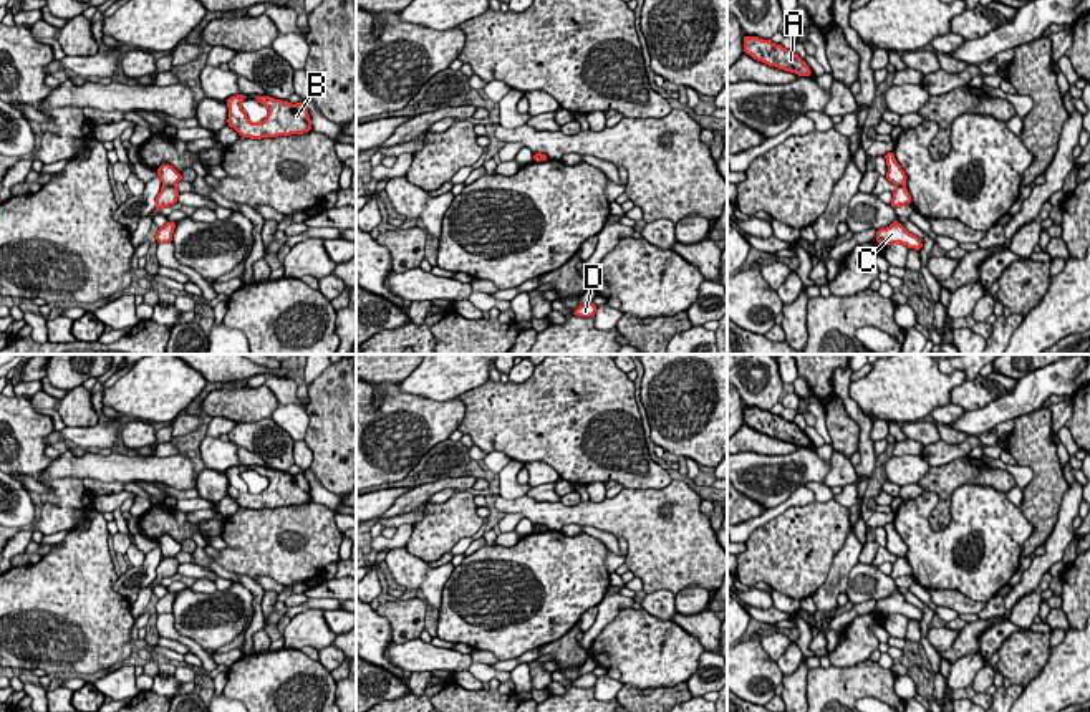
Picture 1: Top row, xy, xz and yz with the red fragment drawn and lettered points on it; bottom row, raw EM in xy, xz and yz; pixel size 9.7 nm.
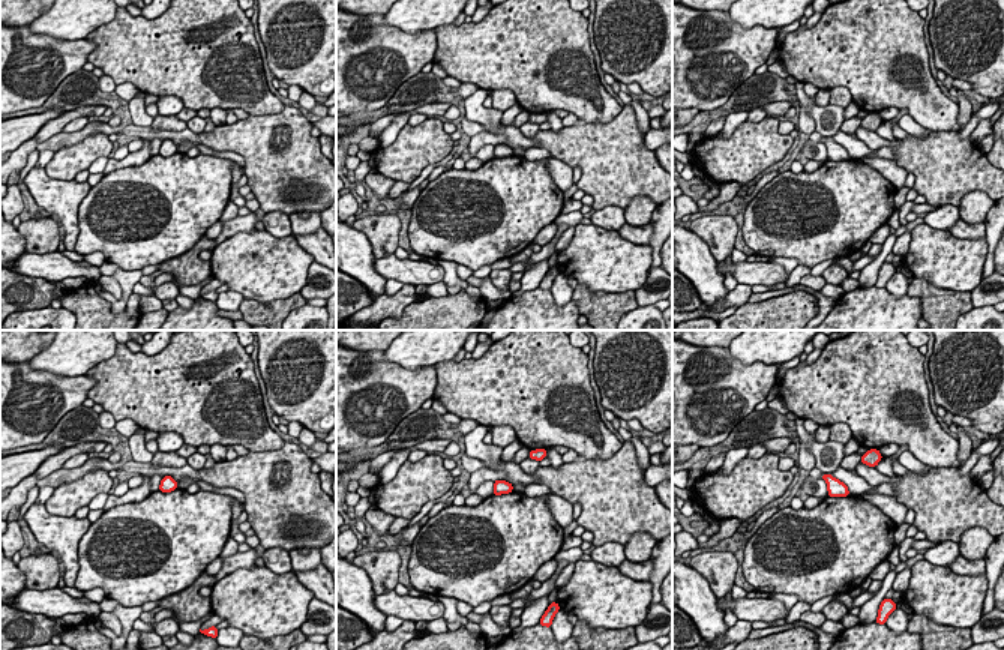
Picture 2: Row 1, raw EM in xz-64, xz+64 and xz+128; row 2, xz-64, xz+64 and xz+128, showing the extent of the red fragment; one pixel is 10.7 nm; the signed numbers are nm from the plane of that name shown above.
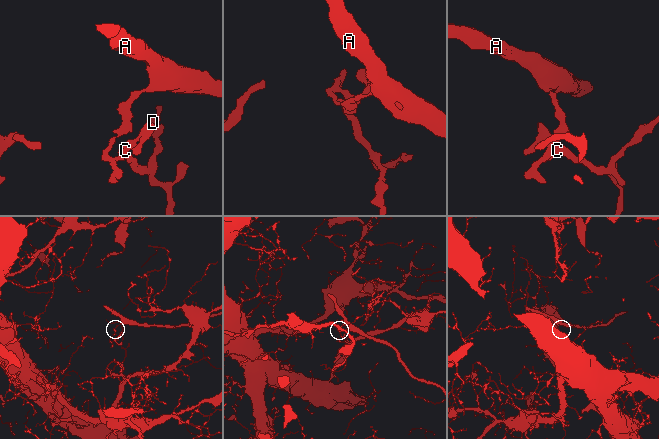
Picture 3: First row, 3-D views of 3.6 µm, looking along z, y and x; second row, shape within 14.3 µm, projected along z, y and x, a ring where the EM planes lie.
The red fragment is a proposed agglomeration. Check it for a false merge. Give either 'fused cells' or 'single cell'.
fused cells

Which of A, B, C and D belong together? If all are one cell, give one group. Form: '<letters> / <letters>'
A B / C D

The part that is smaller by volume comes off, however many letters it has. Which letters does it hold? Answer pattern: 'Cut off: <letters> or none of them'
Cut off: A, B

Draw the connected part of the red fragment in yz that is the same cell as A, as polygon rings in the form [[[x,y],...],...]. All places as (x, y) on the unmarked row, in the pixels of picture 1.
[[[744,406],[744,424],[769,437],[792,442],[798,447],[808,449],[812,445],[808,435],[795,422],[785,421],[782,416],[775,416],[770,411]]]

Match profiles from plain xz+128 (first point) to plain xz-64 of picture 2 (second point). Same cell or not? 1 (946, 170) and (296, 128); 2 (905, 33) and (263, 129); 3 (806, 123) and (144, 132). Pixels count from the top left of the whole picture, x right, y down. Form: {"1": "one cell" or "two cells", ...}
{"1": "one cell", "2": "two cells", "3": "one cell"}

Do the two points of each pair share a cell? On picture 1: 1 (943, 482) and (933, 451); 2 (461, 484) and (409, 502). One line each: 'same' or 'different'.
1: different
2: same

